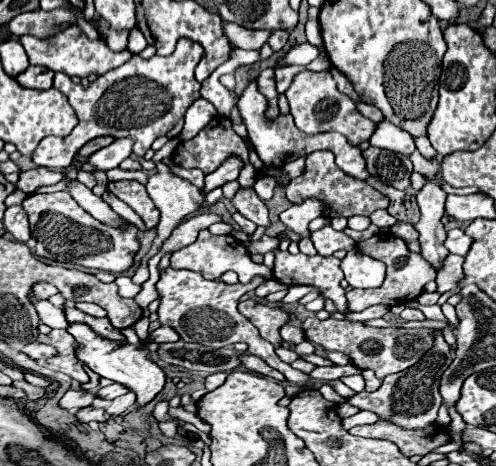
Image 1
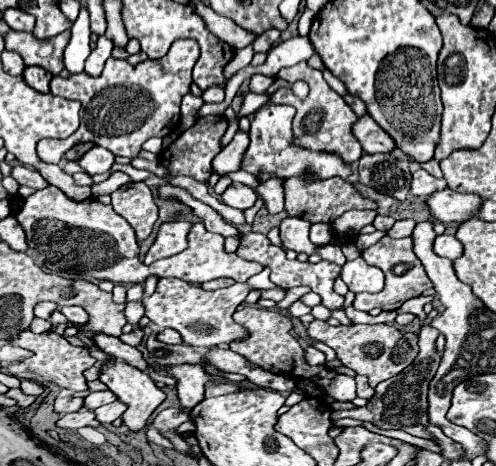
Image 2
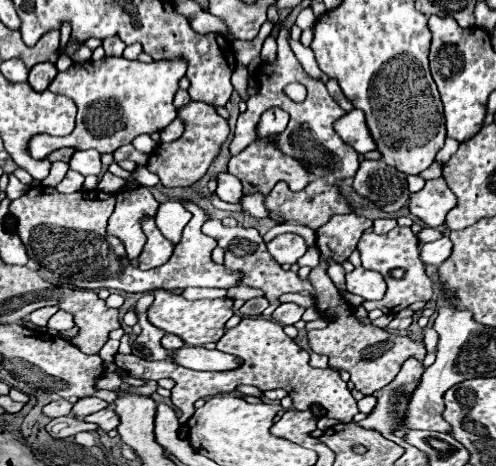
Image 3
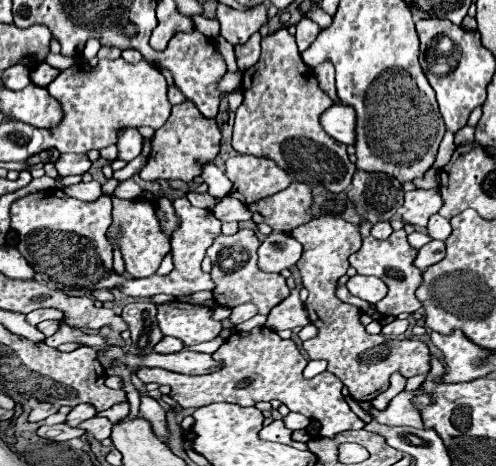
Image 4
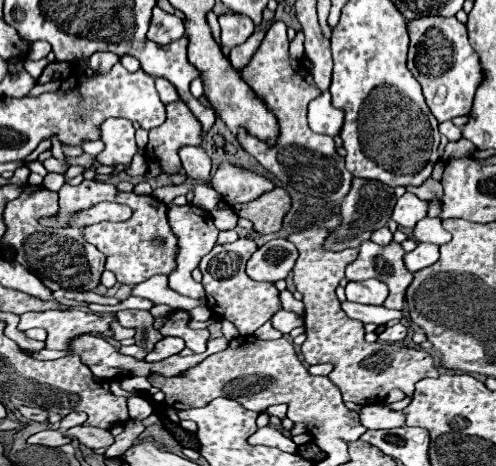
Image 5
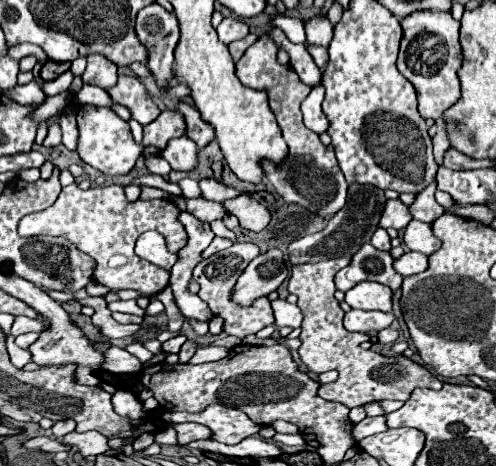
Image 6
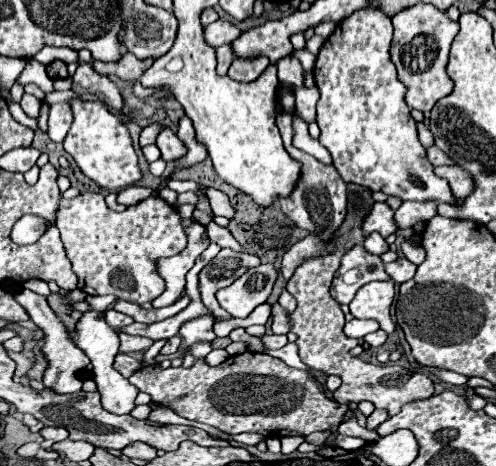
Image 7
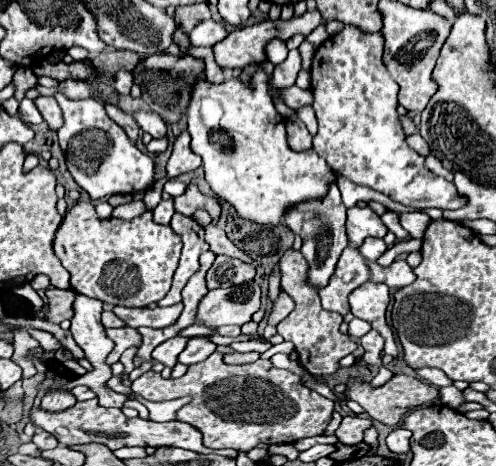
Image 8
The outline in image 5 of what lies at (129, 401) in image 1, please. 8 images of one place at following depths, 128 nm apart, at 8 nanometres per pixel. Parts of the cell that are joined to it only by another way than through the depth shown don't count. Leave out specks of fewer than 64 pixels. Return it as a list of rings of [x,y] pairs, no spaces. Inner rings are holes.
[[[74,426],[66,430],[66,436],[76,438],[80,444],[98,450],[98,448],[108,448],[114,442],[114,436],[106,428],[96,428],[96,426]]]

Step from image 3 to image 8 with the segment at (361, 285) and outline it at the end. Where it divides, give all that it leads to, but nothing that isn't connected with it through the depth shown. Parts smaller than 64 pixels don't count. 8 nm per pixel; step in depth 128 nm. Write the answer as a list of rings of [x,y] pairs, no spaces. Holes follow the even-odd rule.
[[[380,282],[362,284],[360,288],[356,288],[350,294],[350,310],[352,310],[352,314],[356,318],[362,318],[362,320],[370,322],[372,328],[378,330],[386,338],[384,352],[396,358],[398,346],[394,342],[394,334],[392,334],[390,326],[386,324],[386,308],[388,308],[388,302],[390,302],[388,286],[386,284],[380,284]],[[420,368],[416,370],[418,377],[437,387],[447,387],[453,384],[453,381],[446,374],[437,368]]]

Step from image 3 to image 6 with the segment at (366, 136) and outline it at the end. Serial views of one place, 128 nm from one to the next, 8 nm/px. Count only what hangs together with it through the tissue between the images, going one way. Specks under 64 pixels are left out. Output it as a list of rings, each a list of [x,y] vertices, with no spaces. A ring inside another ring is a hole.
[[[318,84],[312,88],[308,98],[302,102],[302,114],[304,114],[304,124],[308,130],[322,134],[328,130],[328,118],[322,112],[322,100],[324,100],[324,86]]]

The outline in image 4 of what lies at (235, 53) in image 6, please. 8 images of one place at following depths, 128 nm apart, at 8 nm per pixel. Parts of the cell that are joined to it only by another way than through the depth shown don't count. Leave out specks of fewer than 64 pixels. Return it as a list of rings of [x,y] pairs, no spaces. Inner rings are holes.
[[[256,32],[246,44],[234,46],[236,62],[238,62],[238,66],[240,66],[242,72],[248,70],[250,66],[254,66],[258,62],[258,58],[260,58],[260,40],[262,40],[262,36],[260,36],[260,32]]]

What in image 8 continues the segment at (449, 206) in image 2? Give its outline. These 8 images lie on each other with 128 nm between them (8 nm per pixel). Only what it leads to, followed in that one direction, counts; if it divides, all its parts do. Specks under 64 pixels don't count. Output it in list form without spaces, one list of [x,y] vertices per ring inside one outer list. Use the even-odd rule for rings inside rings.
[[[354,206],[348,210],[346,230],[348,230],[350,242],[354,242],[356,246],[360,246],[364,242],[364,238],[368,238],[368,236],[384,238],[388,234],[388,228],[380,220],[380,216],[368,206],[364,206],[364,208]]]

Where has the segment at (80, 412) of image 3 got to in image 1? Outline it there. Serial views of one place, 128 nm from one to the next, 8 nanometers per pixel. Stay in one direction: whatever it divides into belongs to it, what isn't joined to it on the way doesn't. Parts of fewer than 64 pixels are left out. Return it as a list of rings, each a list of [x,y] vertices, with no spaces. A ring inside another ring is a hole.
[[[112,382],[110,386],[100,388],[100,390],[96,392],[96,396],[100,396],[100,398],[108,398],[108,400],[114,400],[114,398],[118,398],[120,394],[126,394],[126,392],[128,392],[126,386],[120,386],[118,382]]]

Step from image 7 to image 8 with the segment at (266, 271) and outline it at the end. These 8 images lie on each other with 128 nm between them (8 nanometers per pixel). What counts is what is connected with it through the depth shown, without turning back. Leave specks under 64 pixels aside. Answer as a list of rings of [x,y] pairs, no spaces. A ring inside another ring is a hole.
[[[256,280],[230,288],[210,290],[198,306],[198,322],[210,328],[224,324],[246,324],[260,308],[260,284]]]

